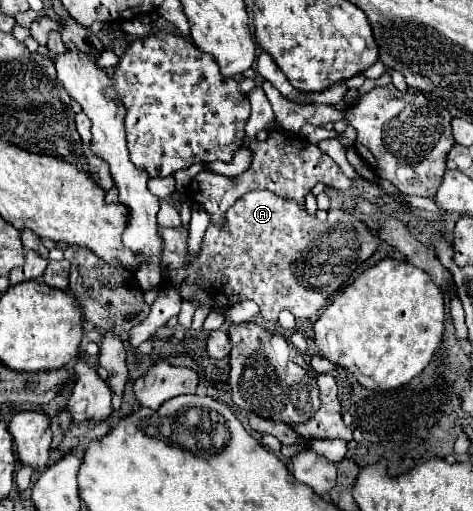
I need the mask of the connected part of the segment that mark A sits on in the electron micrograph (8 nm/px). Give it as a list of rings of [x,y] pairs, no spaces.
[[[250,191],[246,193],[234,207],[230,207],[224,215],[226,225],[210,225],[204,233],[202,247],[198,255],[188,253],[188,229],[172,229],[158,227],[158,233],[164,241],[164,249],[160,255],[162,283],[164,287],[176,287],[184,301],[194,303],[196,307],[206,305],[210,309],[228,309],[246,299],[254,301],[260,307],[260,315],[264,321],[278,321],[278,313],[288,309],[296,319],[308,319],[318,315],[334,297],[334,293],[342,291],[348,277],[368,259],[380,245],[380,237],[372,231],[364,221],[356,219],[348,211],[330,209],[328,221],[320,223],[314,215],[306,213],[306,207],[292,201],[282,199],[270,191]]]

